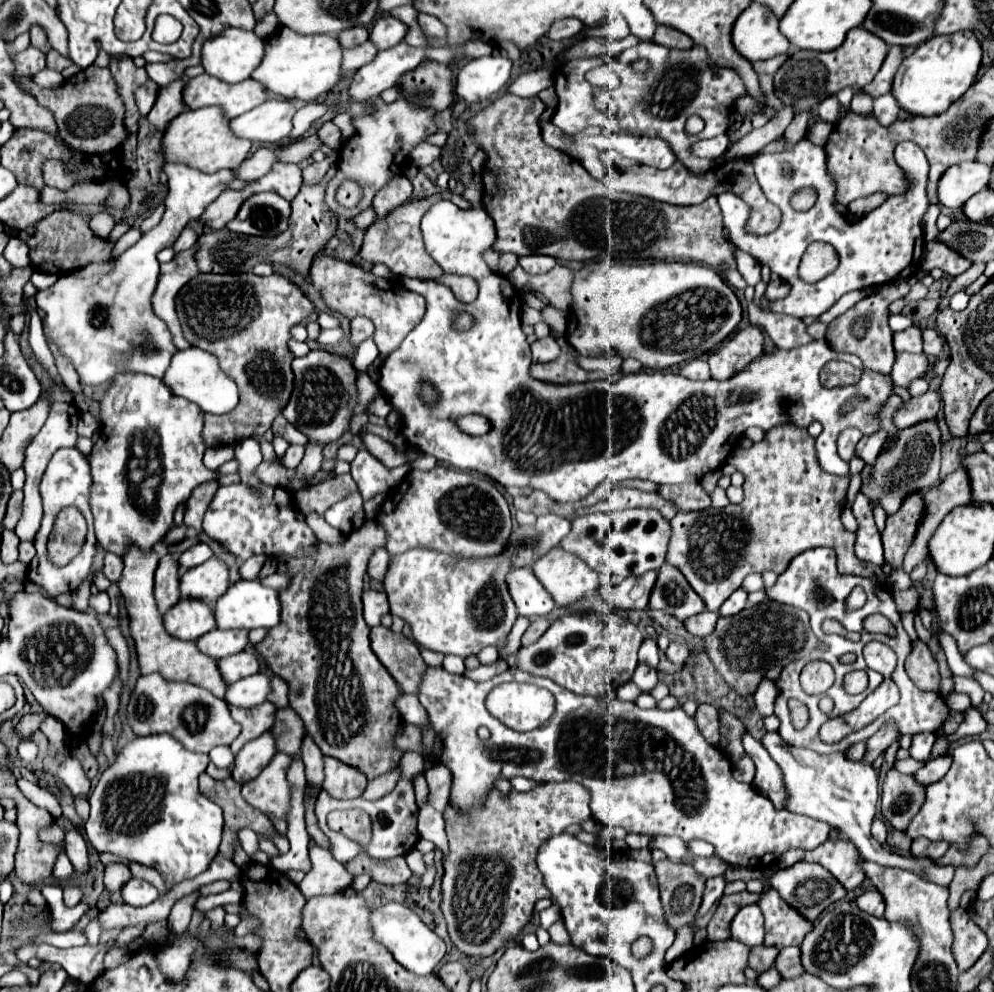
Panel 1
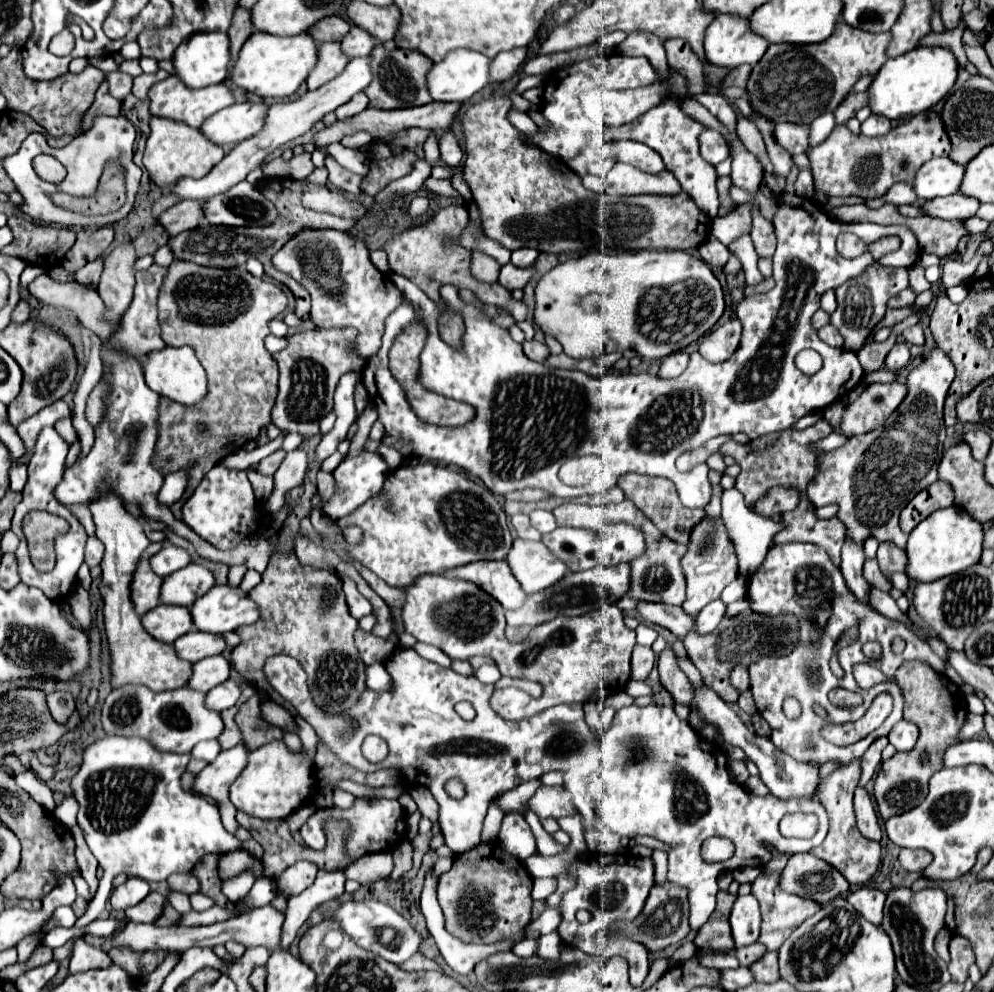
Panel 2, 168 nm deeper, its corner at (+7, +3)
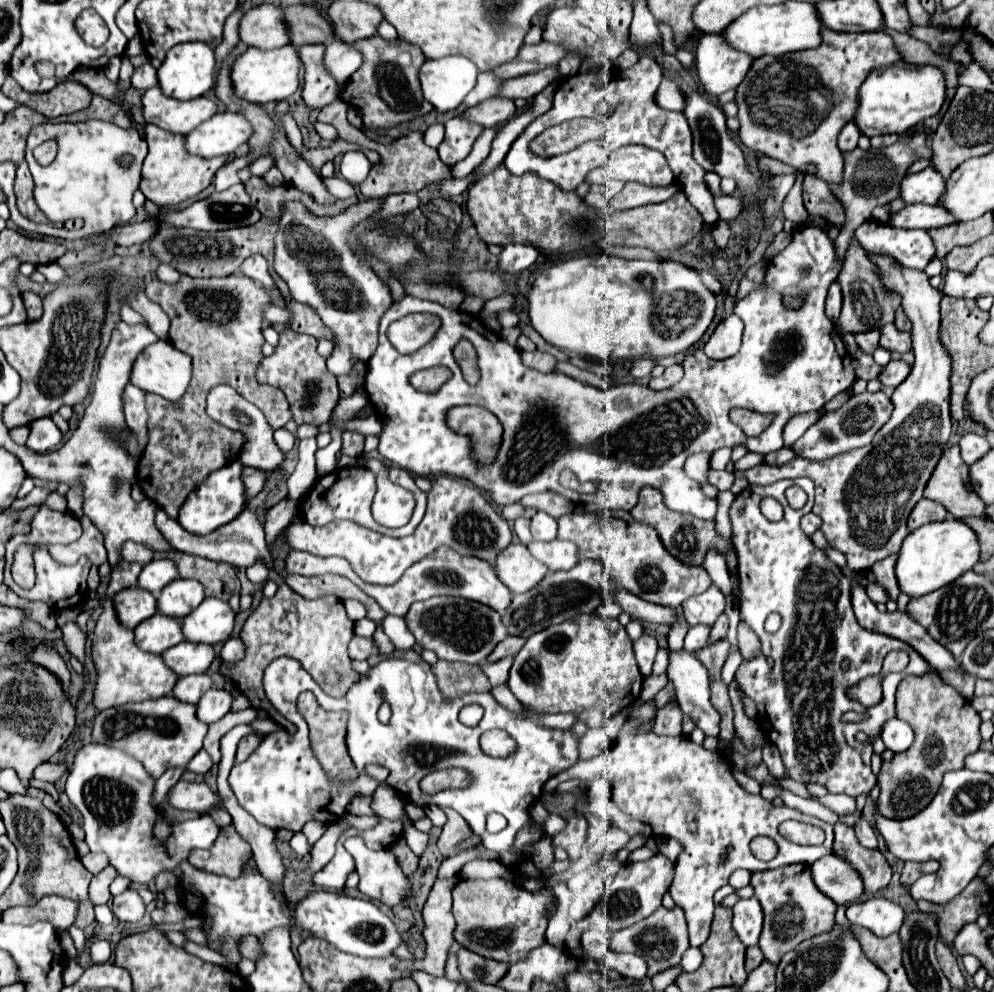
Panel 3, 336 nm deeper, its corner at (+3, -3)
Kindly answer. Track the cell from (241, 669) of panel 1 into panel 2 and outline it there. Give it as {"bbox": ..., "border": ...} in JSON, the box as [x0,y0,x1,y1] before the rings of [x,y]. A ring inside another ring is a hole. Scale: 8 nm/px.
{"bbox":[188,656,230,692],"border":[[[224,656],[204,658],[202,662],[192,664],[192,676],[188,680],[188,688],[198,692],[208,692],[214,686],[226,682],[230,676],[230,662]]]}

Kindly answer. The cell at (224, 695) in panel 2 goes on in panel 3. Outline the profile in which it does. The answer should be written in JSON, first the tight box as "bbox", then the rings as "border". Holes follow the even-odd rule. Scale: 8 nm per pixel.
{"bbox":[196,690,232,724],"border":[[[208,690],[200,702],[198,702],[198,712],[196,716],[200,720],[204,720],[206,724],[212,724],[216,720],[220,720],[222,716],[226,716],[230,712],[230,706],[232,706],[232,694],[226,692],[226,690]]]}

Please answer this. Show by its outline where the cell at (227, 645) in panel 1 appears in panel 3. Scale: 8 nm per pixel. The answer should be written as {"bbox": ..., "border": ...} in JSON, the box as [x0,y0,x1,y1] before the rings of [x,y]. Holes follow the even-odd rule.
{"bbox":[162,642,216,676],"border":[[[182,642],[174,648],[168,648],[162,652],[162,658],[168,668],[172,668],[178,676],[188,674],[200,674],[210,668],[216,654],[214,648],[208,644],[194,644],[194,642]]]}

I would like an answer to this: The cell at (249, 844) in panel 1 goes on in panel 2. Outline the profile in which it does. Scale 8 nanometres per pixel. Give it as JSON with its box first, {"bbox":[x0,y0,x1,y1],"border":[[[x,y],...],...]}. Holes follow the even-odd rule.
{"bbox":[192,744,248,832],"border":[[[238,744],[230,750],[222,750],[214,762],[210,762],[200,774],[196,774],[192,790],[200,796],[208,796],[216,802],[224,828],[228,832],[236,832],[236,808],[228,800],[228,786],[236,780],[236,774],[244,768],[244,762],[248,760],[248,750]]]}

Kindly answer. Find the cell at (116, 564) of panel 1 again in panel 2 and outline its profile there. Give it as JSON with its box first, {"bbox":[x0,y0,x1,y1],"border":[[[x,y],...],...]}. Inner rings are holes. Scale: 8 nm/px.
{"bbox":[86,536,104,568],"border":[[[88,536],[88,542],[86,542],[86,564],[90,568],[98,566],[100,560],[102,560],[102,554],[104,554],[104,544],[96,536]]]}

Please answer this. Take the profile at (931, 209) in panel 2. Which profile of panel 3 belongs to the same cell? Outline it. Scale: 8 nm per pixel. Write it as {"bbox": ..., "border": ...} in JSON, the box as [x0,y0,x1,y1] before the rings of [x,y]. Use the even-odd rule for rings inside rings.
{"bbox":[890,204,956,230],"border":[[[910,204],[904,210],[892,214],[890,224],[896,228],[922,228],[922,230],[930,230],[930,228],[940,228],[946,224],[954,224],[956,220],[952,220],[952,216],[948,216],[948,212],[944,212],[944,208],[940,208],[940,204],[936,206],[924,206],[924,204]]]}

